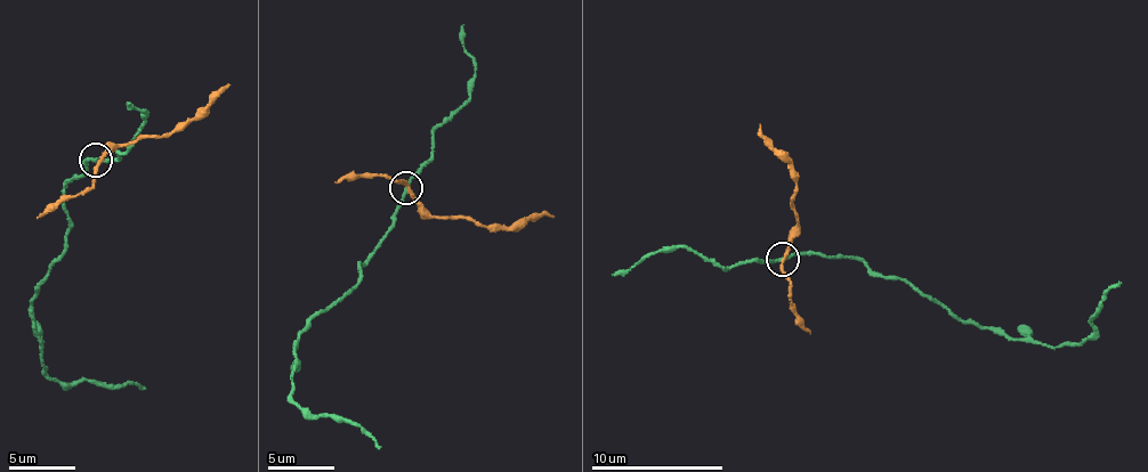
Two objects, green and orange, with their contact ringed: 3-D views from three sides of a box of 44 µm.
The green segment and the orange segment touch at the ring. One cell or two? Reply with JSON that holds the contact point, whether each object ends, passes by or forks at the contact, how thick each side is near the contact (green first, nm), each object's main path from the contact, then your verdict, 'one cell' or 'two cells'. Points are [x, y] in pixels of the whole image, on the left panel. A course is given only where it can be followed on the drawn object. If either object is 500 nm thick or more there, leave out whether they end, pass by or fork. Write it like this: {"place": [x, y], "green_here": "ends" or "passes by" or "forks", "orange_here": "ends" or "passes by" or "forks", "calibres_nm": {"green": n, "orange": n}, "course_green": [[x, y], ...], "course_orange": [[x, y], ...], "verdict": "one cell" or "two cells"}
{"place": [96, 160], "green_here": "passes by", "orange_here": "passes by", "calibres_nm": {"green": 180, "orange": 190}, "course_green": [[97, 161], [87, 160], [87, 170], [67, 185], [65, 247], [31, 301], [45, 374], [145, 388]], "course_orange": [[97, 161], [120, 147], [170, 133], [202, 118], [221, 91], [231, 84]], "verdict": "two cells"}

